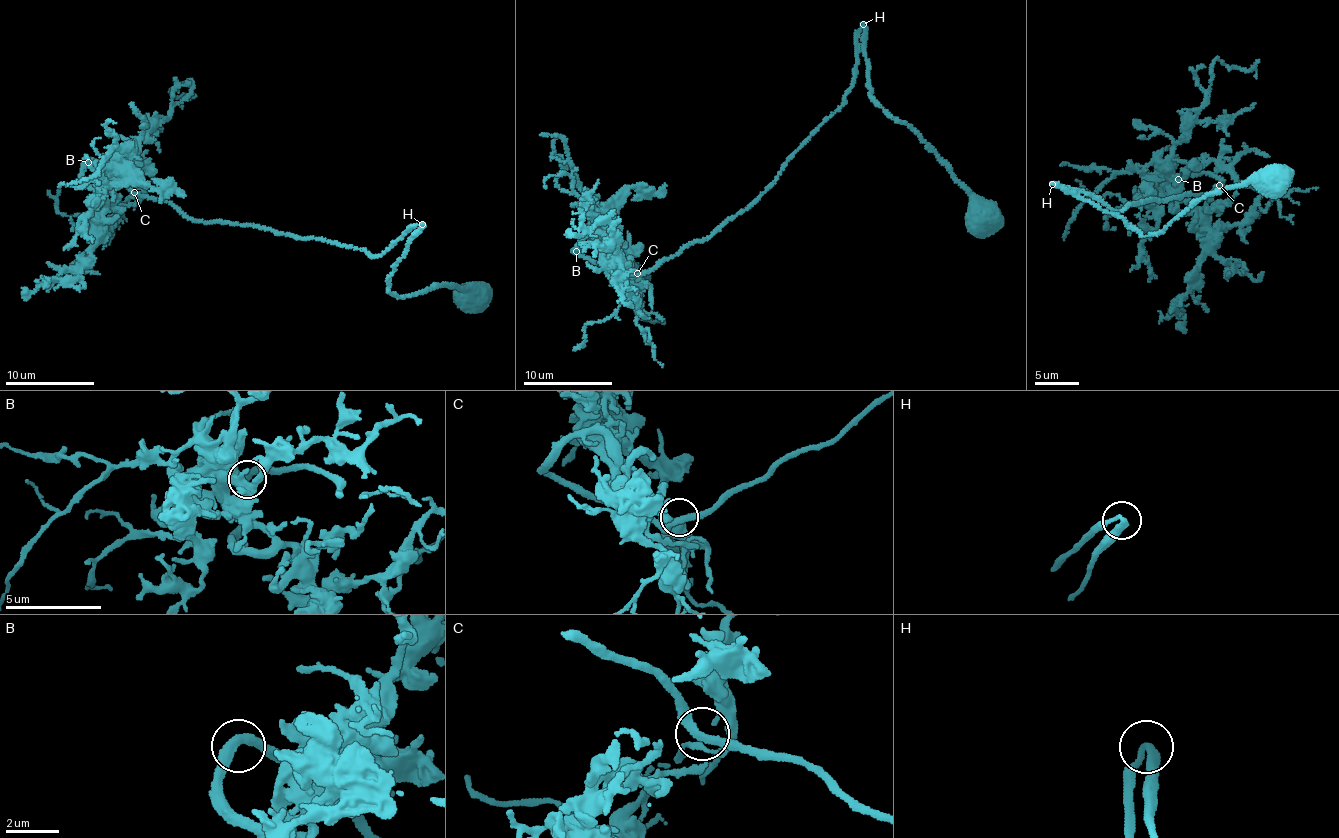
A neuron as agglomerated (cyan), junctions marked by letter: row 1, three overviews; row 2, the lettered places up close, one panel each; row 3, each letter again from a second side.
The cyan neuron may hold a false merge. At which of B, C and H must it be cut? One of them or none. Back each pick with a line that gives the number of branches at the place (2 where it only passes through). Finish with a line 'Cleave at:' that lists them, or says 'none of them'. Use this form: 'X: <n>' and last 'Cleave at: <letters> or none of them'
Cleave at: none of them

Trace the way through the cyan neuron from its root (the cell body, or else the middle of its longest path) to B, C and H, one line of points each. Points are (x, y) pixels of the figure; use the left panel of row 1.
B: (472, 300), (442, 283), (391, 293), (411, 230), (370, 257), (191, 219), (88, 162)
C: (472, 300), (442, 283), (391, 293), (411, 230), (370, 257), (191, 219), (134, 192)
H: (472, 300), (475, 308), (466, 291), (442, 283), (412, 295), (397, 297), (391, 293), (389, 278), (422, 225)

